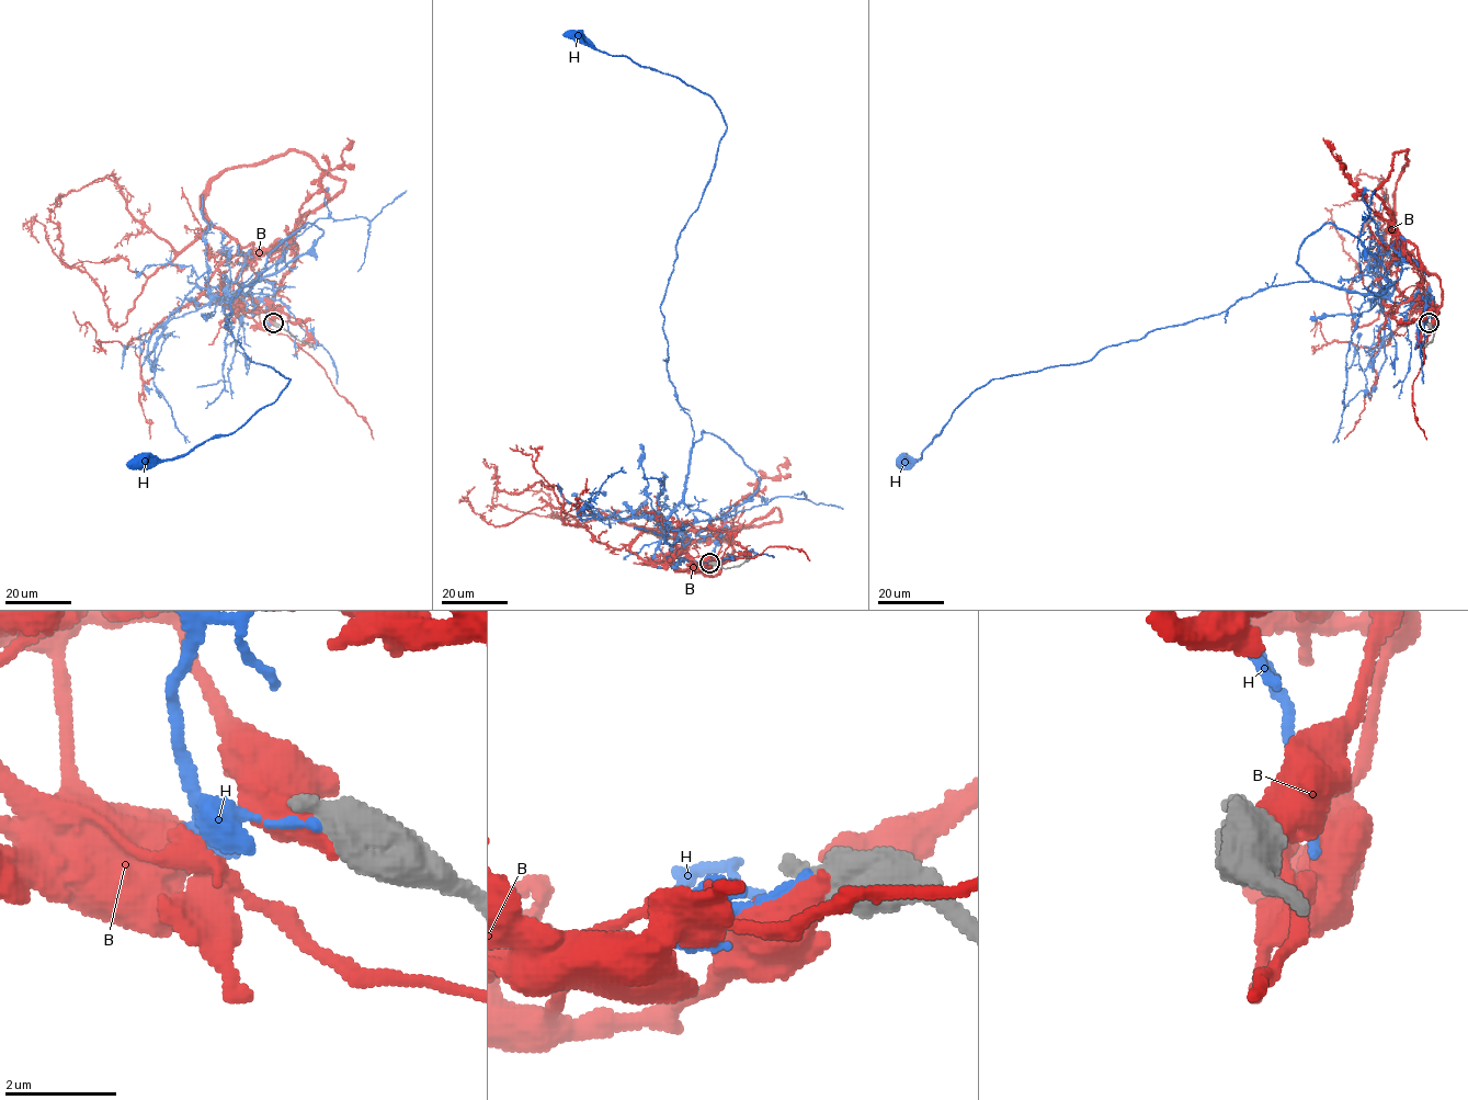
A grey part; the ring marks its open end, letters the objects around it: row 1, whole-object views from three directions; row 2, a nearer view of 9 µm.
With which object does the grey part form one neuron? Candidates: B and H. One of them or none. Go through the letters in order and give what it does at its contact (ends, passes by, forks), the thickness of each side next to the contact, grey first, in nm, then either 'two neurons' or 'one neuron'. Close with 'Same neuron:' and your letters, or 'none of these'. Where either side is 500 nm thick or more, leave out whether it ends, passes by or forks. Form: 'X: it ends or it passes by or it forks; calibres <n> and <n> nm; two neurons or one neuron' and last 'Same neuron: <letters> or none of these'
B: calibres 800 and 600 nm; two neurons
H: calibres 700 and 160 nm; two neurons
Same neuron: none of these

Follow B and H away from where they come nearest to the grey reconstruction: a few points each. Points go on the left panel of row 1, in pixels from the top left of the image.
B: (275, 325), (234, 292), (252, 245), (212, 227), (147, 280), (114, 325), (99, 285), (60, 260), (46, 208)
H: (274, 324), (262, 302), (229, 301), (257, 282), (224, 326), (289, 378), (273, 404), (140, 460)

